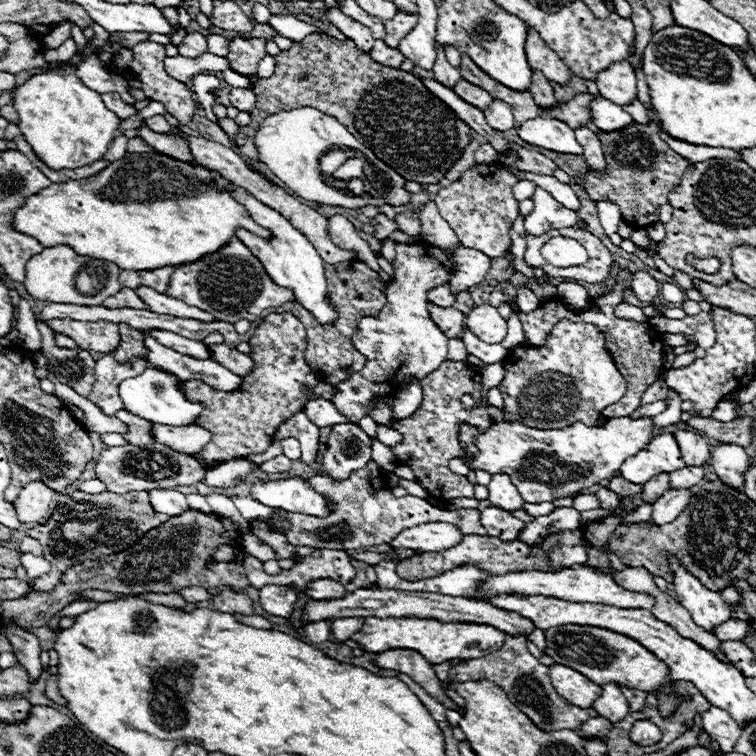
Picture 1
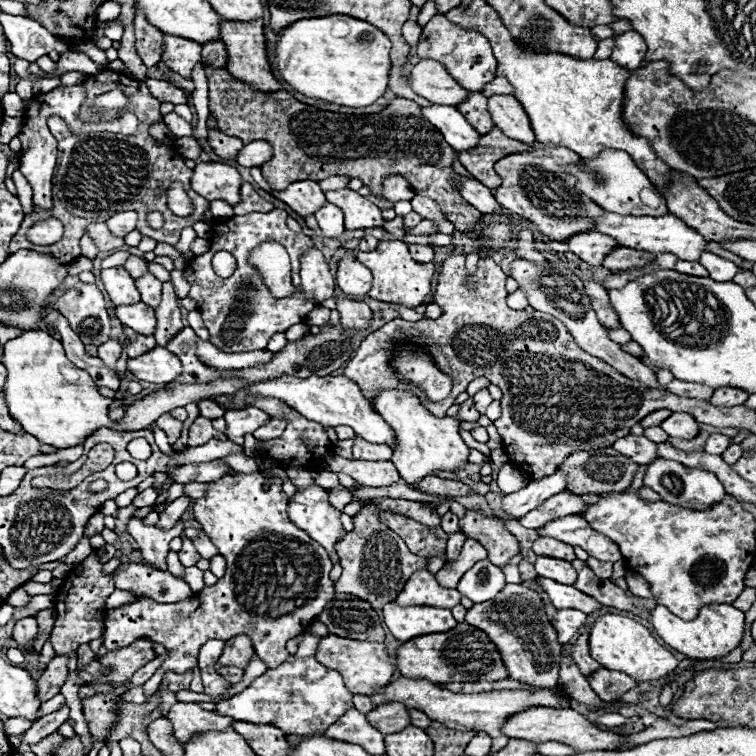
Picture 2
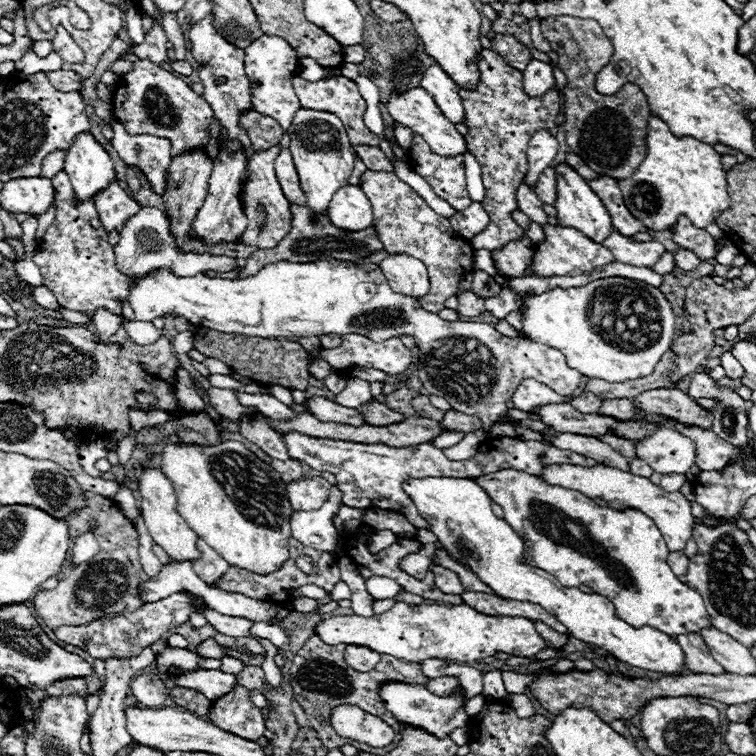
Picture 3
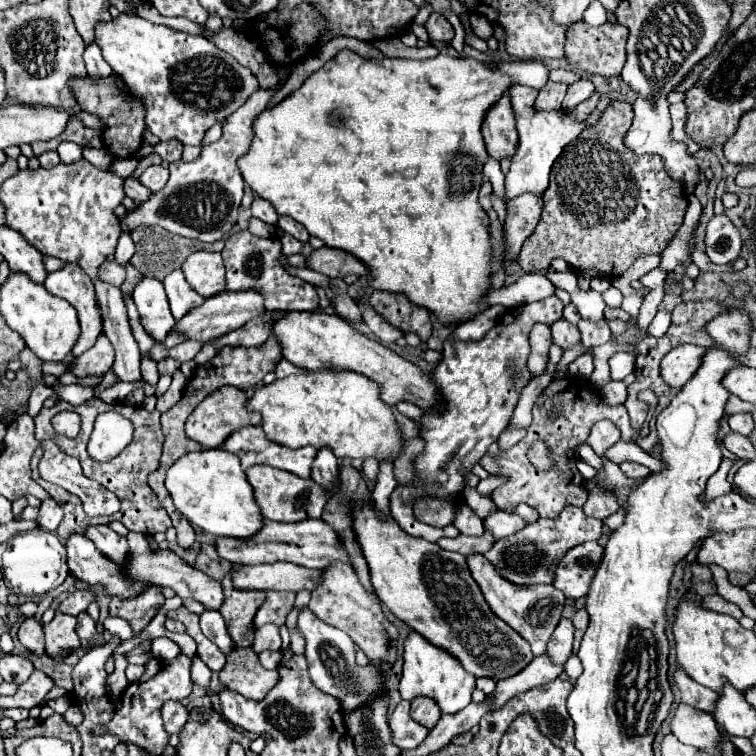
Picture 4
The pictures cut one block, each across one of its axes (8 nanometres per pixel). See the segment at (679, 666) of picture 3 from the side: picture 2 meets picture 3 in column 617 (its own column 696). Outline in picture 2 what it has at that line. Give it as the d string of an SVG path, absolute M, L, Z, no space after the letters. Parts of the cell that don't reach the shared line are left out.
M658 604L652 612L650 624L654 626L658 636L668 646L682 652L688 658L694 658L694 660L696 658L720 658L738 646L744 634L744 612L740 612L738 608L730 604L706 604L698 610L698 616L694 620L686 622L674 616L666 606Z

